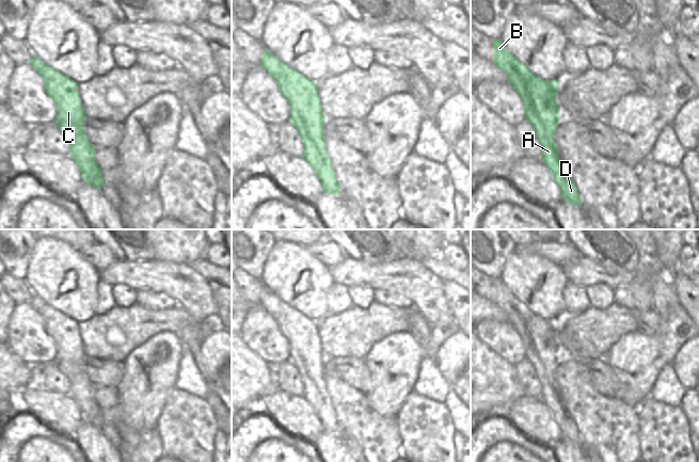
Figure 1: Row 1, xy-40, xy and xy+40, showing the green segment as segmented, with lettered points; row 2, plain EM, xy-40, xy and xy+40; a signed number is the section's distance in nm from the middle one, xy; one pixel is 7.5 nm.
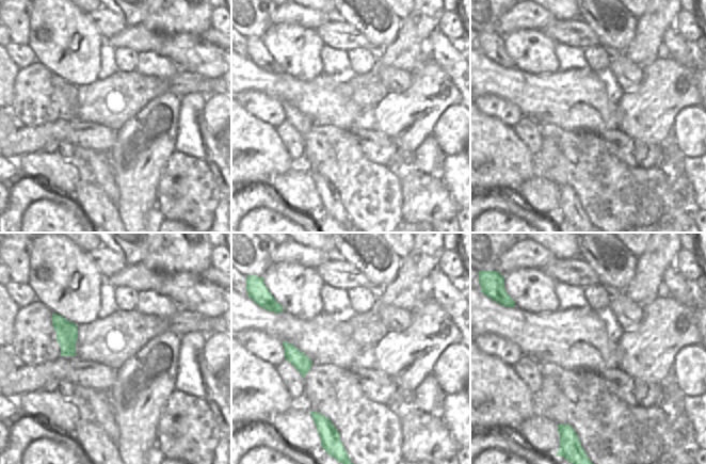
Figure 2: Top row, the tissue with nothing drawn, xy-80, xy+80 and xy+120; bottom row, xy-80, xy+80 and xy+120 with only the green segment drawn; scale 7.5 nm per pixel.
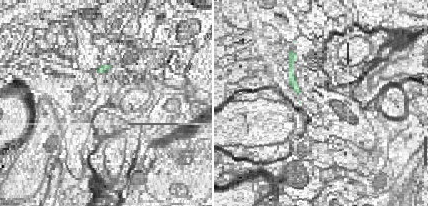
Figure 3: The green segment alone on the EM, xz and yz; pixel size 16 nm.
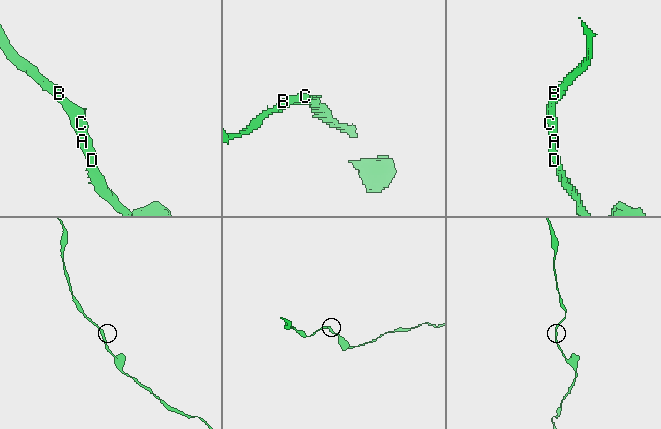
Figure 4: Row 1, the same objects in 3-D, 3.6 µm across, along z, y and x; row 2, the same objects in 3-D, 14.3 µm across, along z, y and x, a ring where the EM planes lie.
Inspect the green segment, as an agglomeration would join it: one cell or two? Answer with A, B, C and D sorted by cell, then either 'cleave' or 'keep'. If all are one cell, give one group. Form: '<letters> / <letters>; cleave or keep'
A B C D; keep

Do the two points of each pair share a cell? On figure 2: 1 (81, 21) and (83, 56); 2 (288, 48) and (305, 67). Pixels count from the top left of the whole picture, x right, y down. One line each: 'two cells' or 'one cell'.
1: one cell
2: one cell

